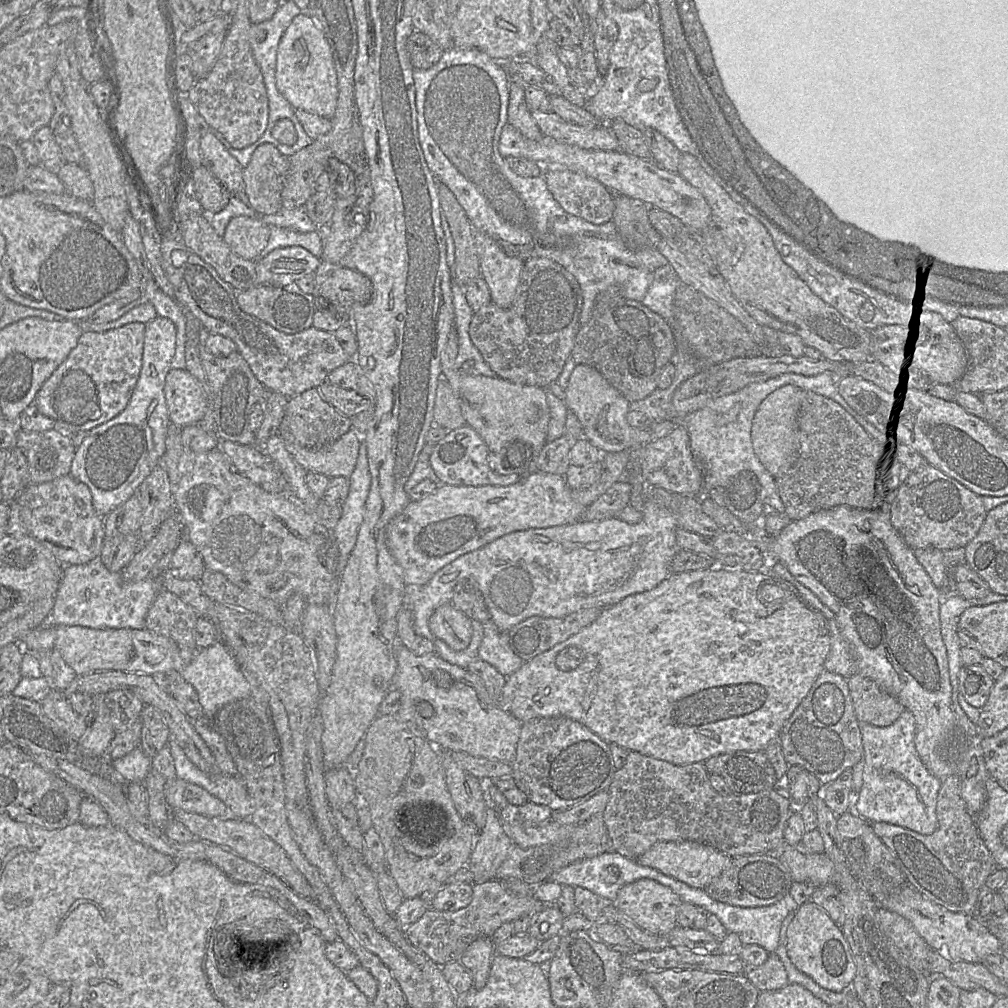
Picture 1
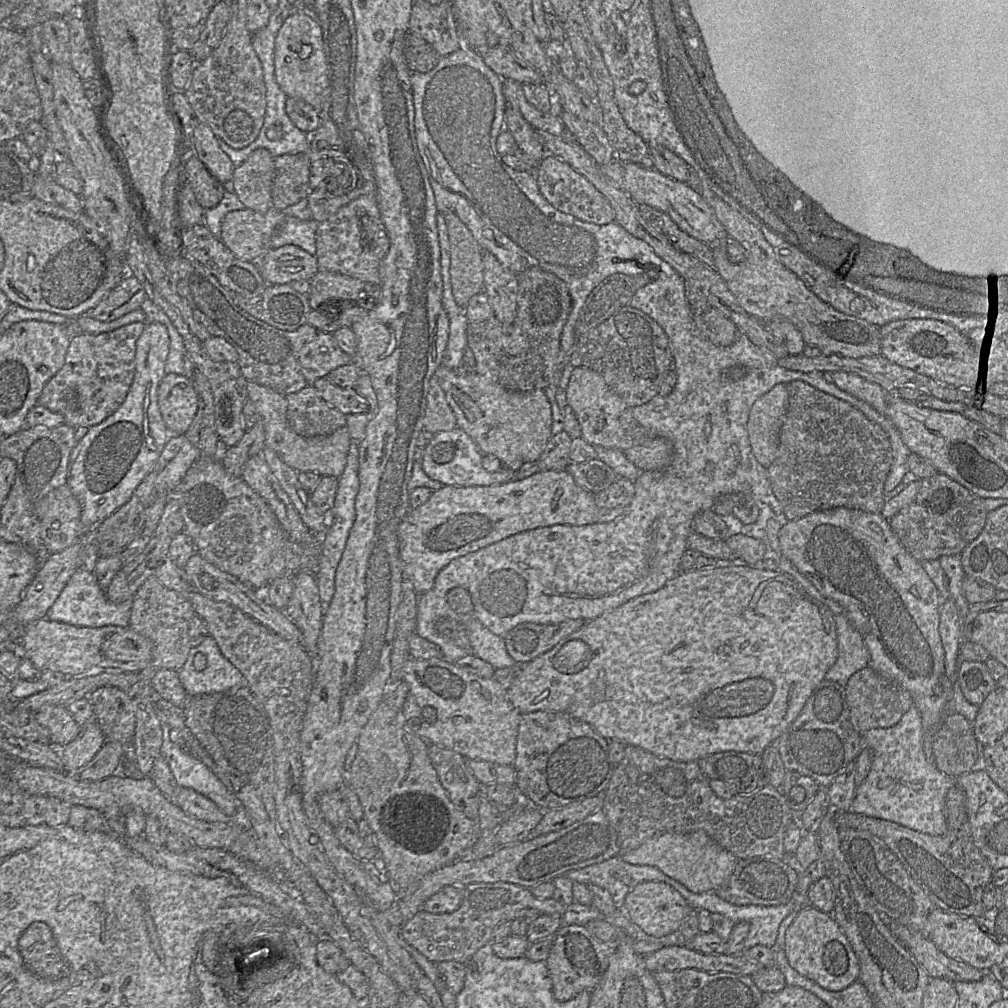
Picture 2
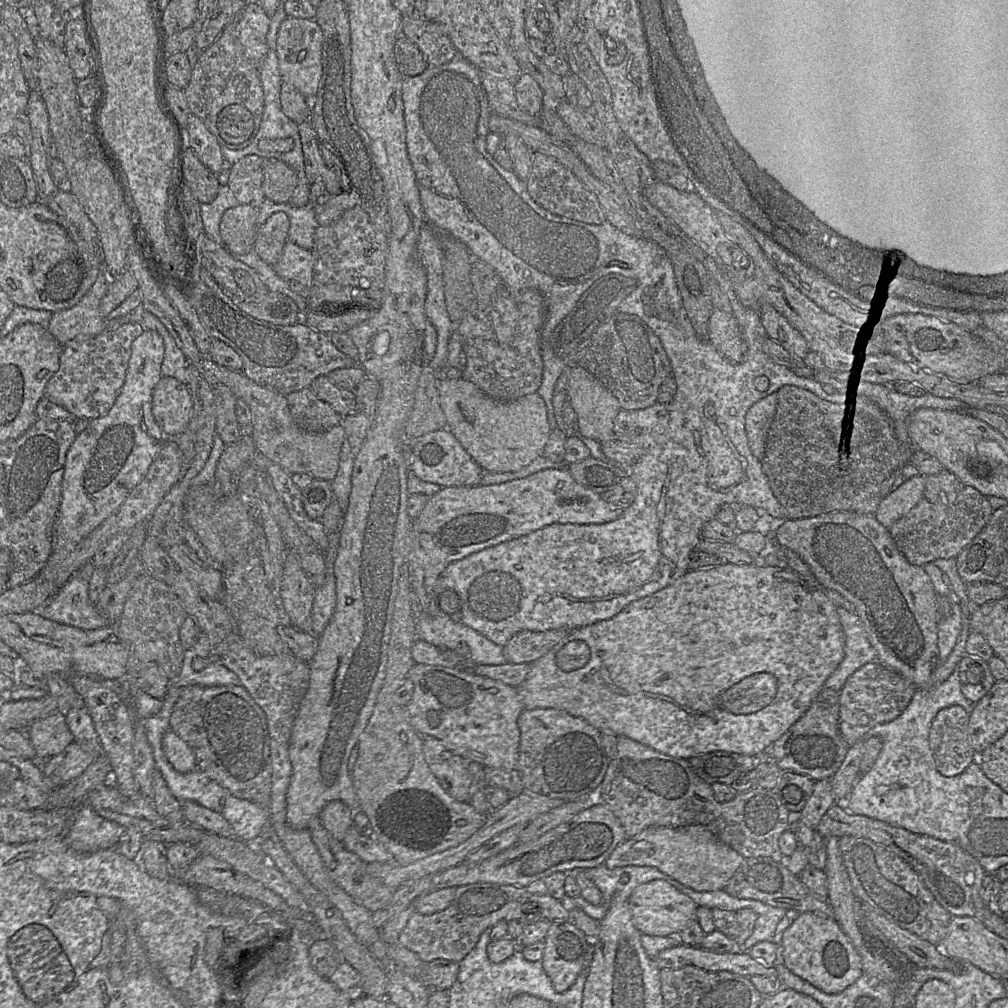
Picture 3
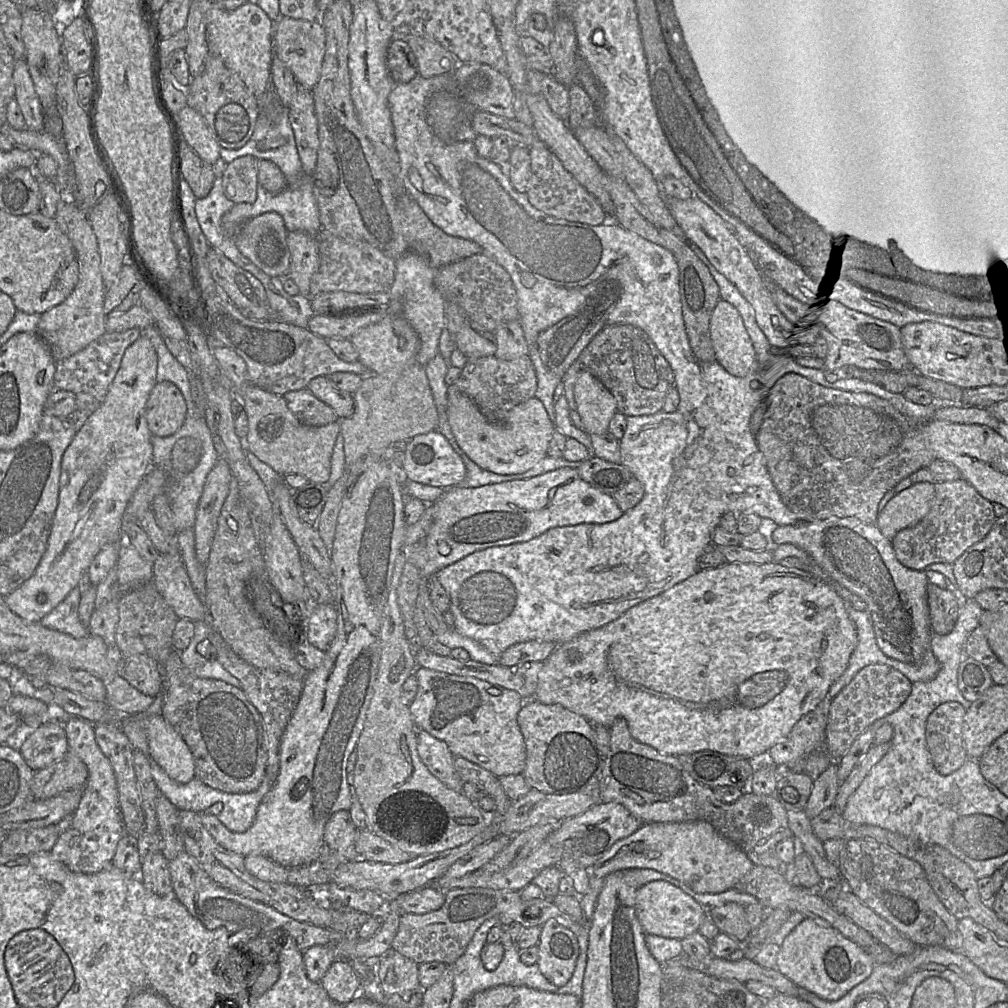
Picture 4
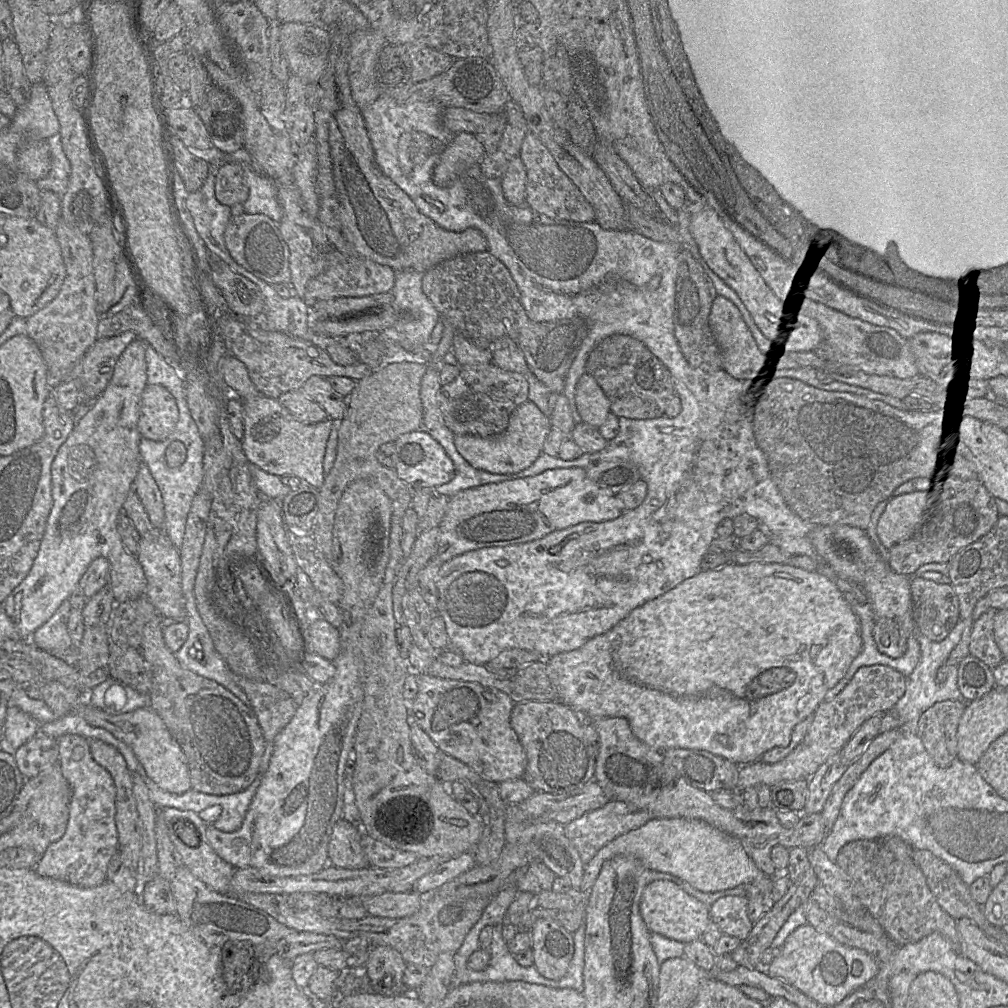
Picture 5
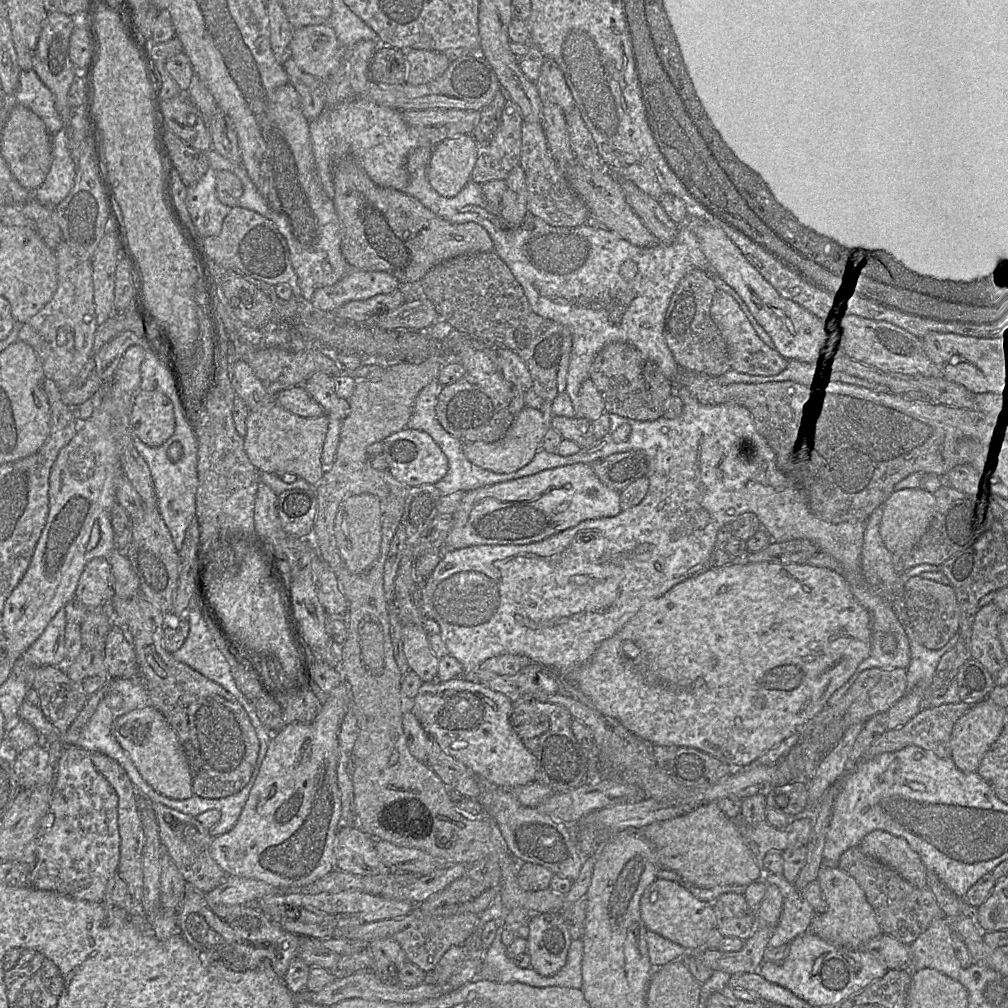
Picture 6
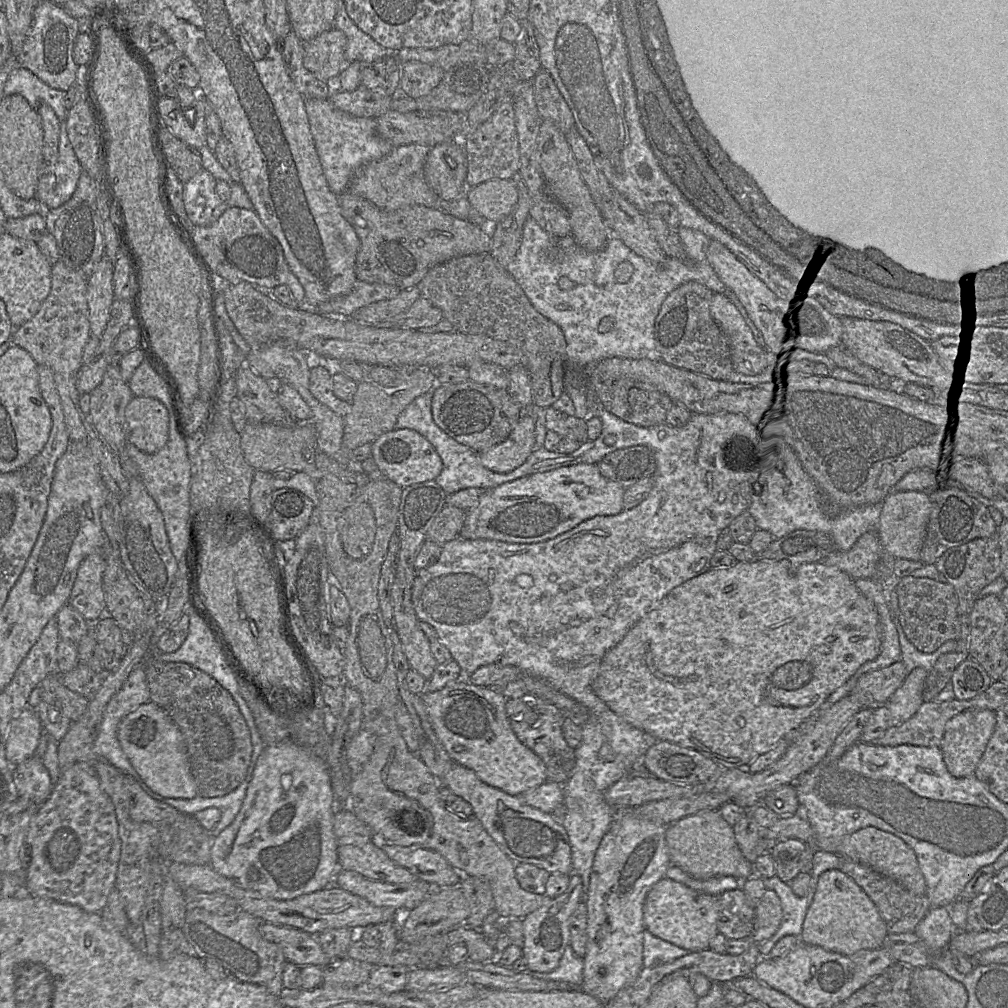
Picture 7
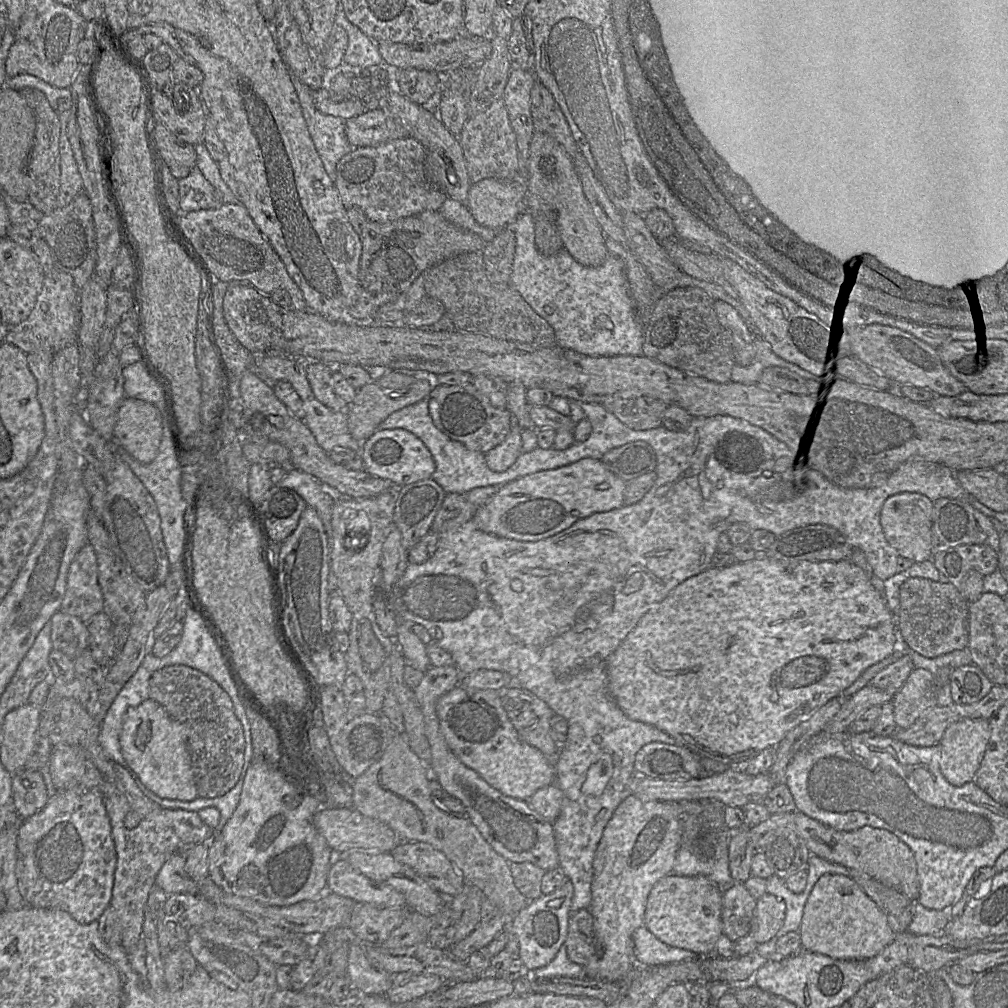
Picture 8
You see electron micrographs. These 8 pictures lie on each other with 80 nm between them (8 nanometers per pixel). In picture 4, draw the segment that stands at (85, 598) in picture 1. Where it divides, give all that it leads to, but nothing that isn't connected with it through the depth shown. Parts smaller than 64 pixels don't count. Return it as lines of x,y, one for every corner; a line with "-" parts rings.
79,586
74,587
52,611
41,619
40,623
75,638
88,635
88,627
82,624
78,616
81,595

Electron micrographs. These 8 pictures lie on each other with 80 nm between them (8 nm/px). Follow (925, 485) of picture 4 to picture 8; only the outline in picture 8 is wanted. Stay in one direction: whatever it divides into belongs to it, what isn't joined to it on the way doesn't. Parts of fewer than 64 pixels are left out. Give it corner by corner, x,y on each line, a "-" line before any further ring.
900,493
885,501
880,514
881,527
887,542
900,557
914,563
931,560
933,504
929,498
917,493

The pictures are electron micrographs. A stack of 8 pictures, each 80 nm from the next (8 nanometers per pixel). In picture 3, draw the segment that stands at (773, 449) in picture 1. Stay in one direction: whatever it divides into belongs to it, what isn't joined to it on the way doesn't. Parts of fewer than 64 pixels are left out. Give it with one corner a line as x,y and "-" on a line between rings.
773,392
754,403
746,414
745,429
753,455
762,461
767,436
777,408
777,393

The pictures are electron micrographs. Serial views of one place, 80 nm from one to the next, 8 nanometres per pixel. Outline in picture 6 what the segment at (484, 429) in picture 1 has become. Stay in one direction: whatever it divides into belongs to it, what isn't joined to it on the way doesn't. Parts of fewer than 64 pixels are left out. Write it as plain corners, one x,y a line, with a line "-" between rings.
525,406
502,439
492,443
463,443
463,452
469,461
481,468
496,473
511,473
523,468
532,461
536,453
542,448
546,433
547,428
543,412

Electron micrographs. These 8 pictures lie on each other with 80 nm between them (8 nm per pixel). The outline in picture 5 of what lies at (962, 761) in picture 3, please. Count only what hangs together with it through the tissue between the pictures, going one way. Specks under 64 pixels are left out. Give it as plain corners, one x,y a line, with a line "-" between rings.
938,702
919,718
917,735
939,768
947,768
957,759
957,729
967,703

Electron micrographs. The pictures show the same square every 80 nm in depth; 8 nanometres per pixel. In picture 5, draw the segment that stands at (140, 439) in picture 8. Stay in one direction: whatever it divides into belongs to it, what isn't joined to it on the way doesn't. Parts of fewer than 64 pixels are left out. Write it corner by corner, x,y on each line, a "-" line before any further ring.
147,385
139,402
138,431
142,438
166,439
175,429
179,411
172,394
161,385

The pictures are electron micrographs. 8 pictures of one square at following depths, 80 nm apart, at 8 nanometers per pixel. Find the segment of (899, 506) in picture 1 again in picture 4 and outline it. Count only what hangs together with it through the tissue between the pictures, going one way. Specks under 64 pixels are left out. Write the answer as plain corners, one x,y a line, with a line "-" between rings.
964,479
936,482
929,512
914,526
897,532
892,541
896,558
905,567
922,571
933,563
953,564
973,544
981,541
996,521
993,504

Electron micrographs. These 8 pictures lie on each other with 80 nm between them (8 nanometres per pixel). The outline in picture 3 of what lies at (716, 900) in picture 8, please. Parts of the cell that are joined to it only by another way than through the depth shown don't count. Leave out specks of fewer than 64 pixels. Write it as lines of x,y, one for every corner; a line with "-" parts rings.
656,879
637,886
630,894
628,900
629,909
635,927
645,935
651,936
677,936
688,924
696,918
697,904
686,894
680,892
675,886
666,880

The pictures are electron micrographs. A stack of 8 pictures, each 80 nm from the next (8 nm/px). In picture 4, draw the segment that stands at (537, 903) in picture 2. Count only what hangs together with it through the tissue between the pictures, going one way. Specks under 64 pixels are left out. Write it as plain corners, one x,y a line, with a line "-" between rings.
482,887
459,888
445,892
445,902
438,910
423,915
401,916
391,949
417,965
430,962
453,965
465,952
475,931
490,918
497,918
503,927
512,922
517,922
524,928
542,926
549,919
555,919
560,925
569,929
575,928
577,924
548,898
522,900
519,891

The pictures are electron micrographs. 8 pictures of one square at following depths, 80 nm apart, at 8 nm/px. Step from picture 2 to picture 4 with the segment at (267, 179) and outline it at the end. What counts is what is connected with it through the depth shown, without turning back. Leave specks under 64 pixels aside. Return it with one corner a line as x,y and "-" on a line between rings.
243,156
228,163
221,178
226,198
238,203
253,204
257,198
258,163
253,156

